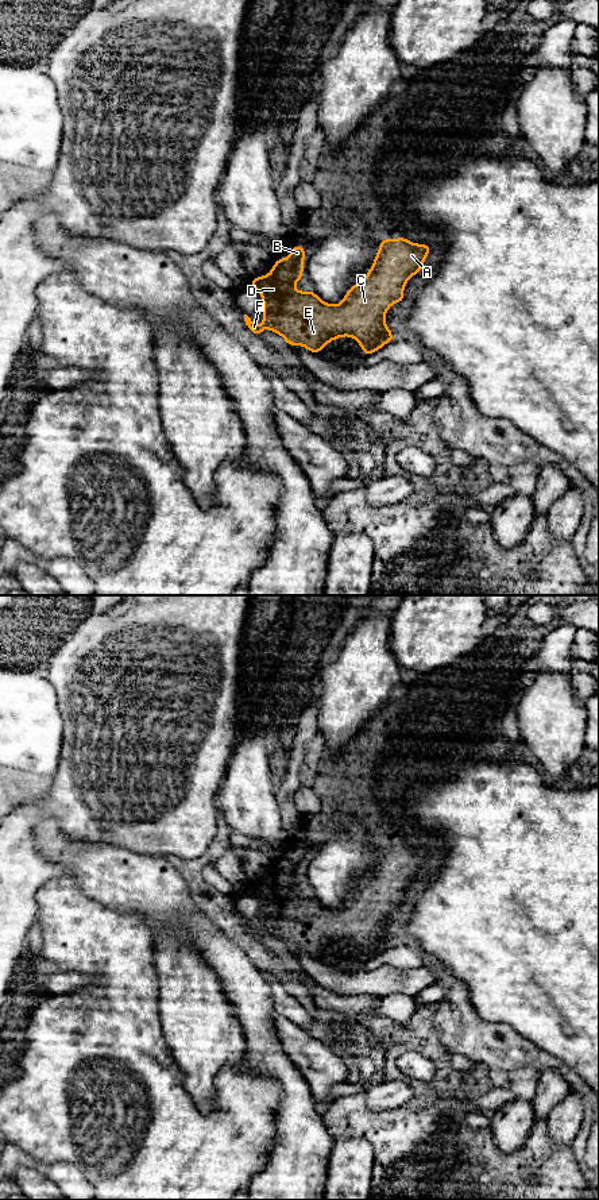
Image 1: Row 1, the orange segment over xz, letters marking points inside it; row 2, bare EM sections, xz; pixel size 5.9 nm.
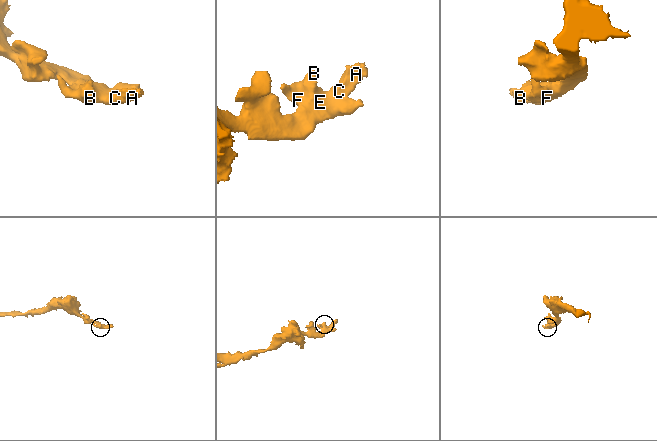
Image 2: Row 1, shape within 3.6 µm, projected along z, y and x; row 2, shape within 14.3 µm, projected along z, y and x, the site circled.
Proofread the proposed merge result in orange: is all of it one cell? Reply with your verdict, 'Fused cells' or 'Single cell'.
Single cell

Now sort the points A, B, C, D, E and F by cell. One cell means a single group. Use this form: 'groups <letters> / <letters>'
groups A B C D E F

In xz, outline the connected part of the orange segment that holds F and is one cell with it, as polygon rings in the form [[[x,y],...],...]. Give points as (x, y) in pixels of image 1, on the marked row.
[[[402,236],[393,242],[382,238],[366,278],[355,283],[339,305],[333,305],[324,302],[313,290],[297,292],[294,289],[294,283],[302,279],[304,258],[306,255],[306,248],[294,244],[289,258],[278,258],[267,275],[251,278],[251,288],[263,297],[263,324],[258,325],[244,315],[246,325],[259,337],[262,337],[262,331],[267,328],[281,335],[289,347],[293,348],[294,344],[298,344],[313,354],[318,354],[335,339],[349,336],[360,344],[366,356],[371,355],[395,339],[383,321],[384,316],[393,304],[405,302],[403,289],[409,278],[421,271],[430,246],[409,242]]]

